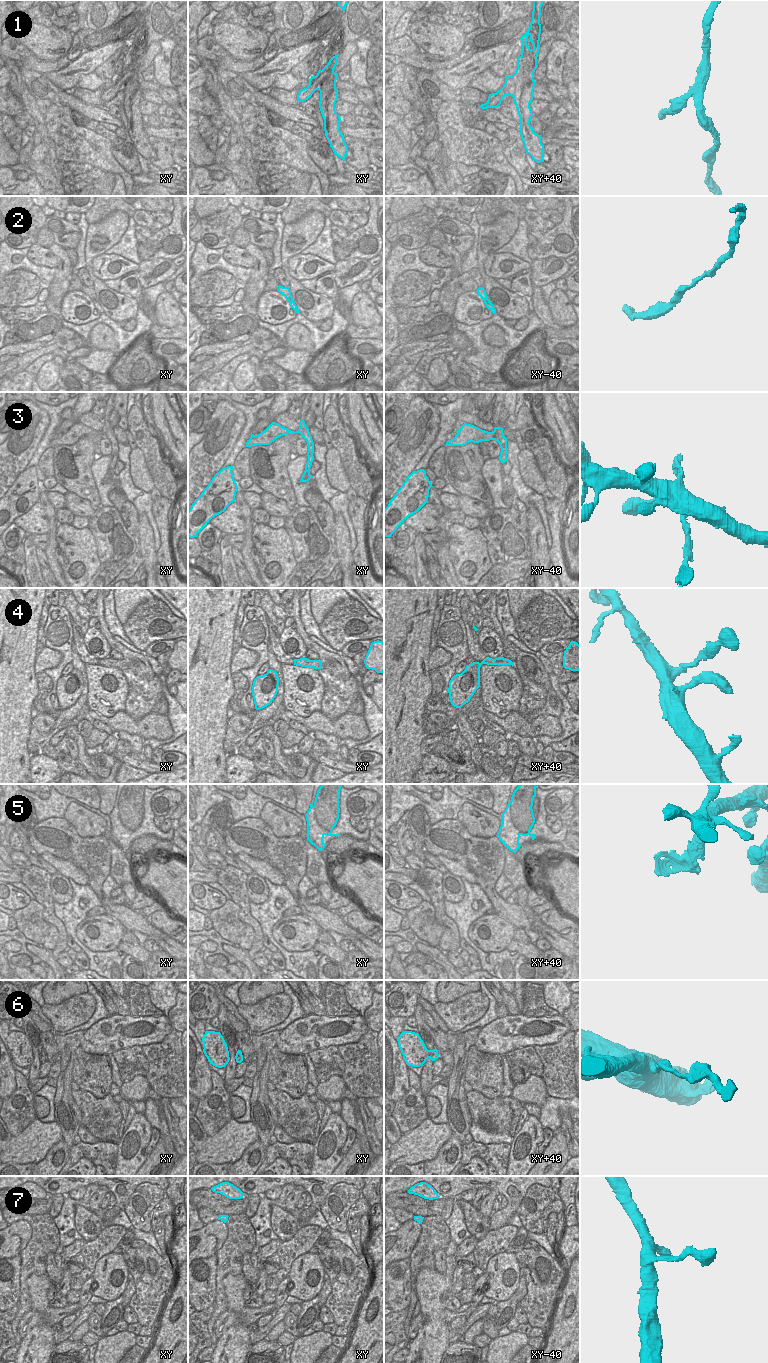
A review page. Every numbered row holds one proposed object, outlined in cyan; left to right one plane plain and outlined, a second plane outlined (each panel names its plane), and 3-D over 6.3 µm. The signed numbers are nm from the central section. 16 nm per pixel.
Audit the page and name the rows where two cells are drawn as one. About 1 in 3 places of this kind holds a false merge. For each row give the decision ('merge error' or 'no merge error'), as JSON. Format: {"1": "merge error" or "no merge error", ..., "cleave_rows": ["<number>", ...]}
{"1": "merge error", "2": "no merge error", "3": "merge error", "4": "no merge error", "5": "merge error", "6": "merge error", "7": "no merge error", "cleave_rows": ["1", "3", "5", "6"]}

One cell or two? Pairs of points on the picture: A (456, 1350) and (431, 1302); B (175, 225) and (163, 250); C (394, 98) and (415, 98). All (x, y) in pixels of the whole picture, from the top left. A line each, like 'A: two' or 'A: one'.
A: two
B: one
C: two

